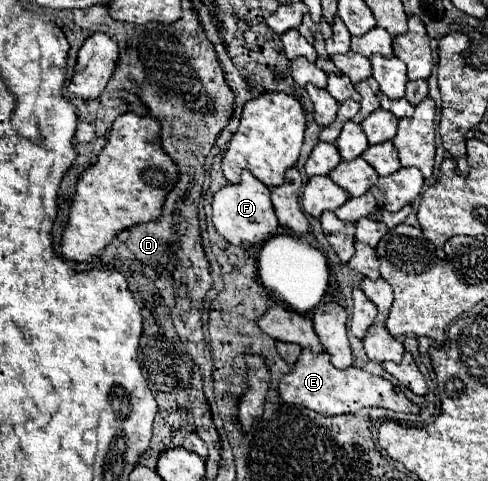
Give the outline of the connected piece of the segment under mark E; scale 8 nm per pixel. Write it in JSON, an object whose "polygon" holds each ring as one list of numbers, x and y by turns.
{"polygon":[[302,350,294,368,280,378,278,392,286,404,298,404,298,406,316,410,326,416,356,412,366,406,380,406,380,408,390,408,390,410,398,410,398,412,414,410,414,404,390,380,368,374,366,370,360,370,354,366,350,366,346,370,336,370,330,364,330,356,326,352,320,352,314,356,310,350]]}

